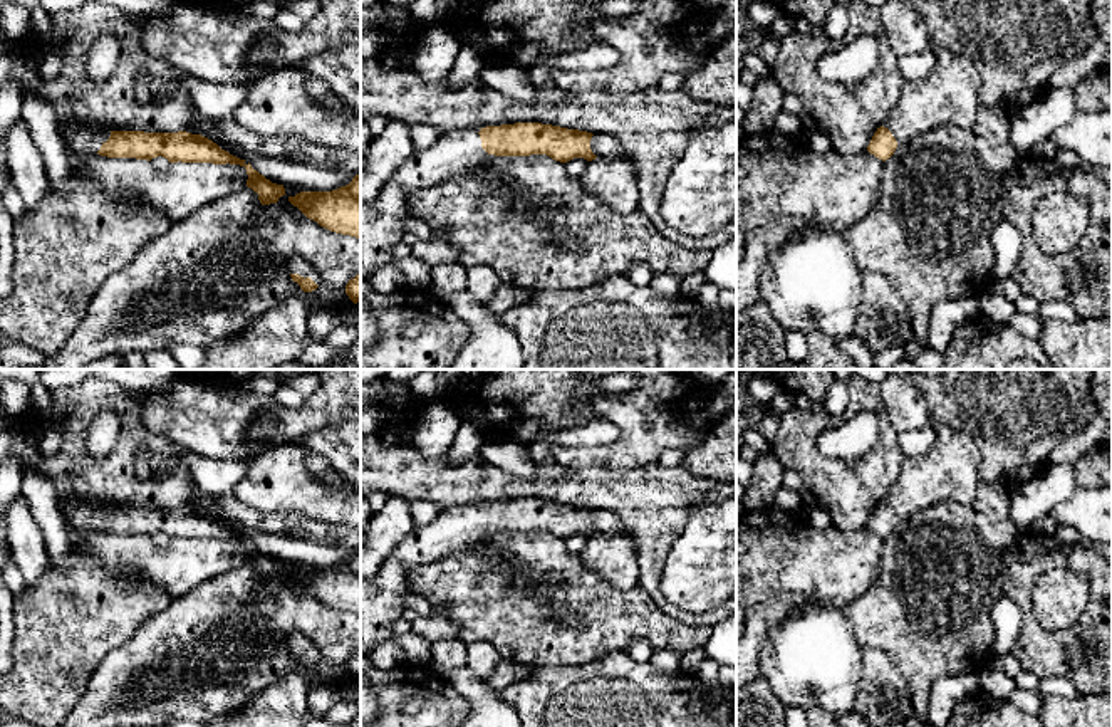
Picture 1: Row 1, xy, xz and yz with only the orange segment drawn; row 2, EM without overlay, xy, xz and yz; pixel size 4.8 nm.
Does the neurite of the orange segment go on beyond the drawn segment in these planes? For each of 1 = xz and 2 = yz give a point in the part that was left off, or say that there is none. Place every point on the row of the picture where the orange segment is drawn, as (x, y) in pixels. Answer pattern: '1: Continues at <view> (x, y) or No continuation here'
1: Continues at xz (455, 153)
2: Continues at yz (950, 94)

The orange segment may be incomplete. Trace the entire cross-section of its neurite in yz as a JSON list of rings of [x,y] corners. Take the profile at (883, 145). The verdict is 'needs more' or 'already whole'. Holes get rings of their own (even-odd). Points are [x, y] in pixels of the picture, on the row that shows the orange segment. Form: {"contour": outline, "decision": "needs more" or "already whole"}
{"contour": [[[936,47],[934,69],[924,79],[902,84],[867,151],[886,161],[901,144],[938,126],[973,126],[979,111],[979,89],[981,74],[969,57]]], "decision": "needs more"}

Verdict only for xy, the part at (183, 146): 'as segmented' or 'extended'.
extended

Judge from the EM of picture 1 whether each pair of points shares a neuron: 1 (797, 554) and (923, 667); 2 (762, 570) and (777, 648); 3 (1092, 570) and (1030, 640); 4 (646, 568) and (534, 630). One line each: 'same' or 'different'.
1: different
2: different
3: same
4: different

